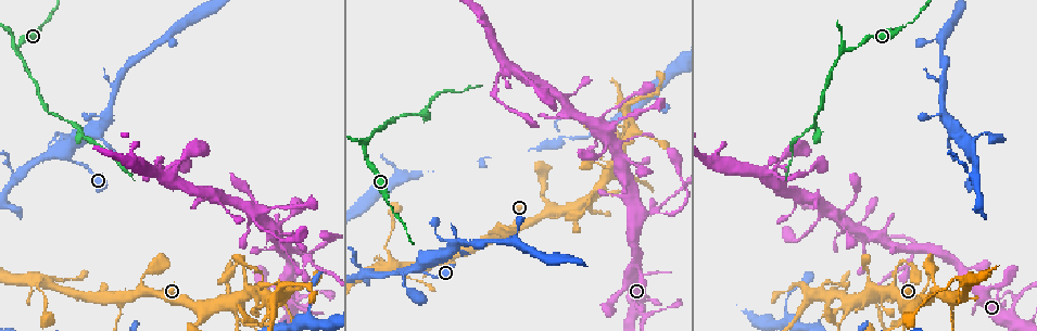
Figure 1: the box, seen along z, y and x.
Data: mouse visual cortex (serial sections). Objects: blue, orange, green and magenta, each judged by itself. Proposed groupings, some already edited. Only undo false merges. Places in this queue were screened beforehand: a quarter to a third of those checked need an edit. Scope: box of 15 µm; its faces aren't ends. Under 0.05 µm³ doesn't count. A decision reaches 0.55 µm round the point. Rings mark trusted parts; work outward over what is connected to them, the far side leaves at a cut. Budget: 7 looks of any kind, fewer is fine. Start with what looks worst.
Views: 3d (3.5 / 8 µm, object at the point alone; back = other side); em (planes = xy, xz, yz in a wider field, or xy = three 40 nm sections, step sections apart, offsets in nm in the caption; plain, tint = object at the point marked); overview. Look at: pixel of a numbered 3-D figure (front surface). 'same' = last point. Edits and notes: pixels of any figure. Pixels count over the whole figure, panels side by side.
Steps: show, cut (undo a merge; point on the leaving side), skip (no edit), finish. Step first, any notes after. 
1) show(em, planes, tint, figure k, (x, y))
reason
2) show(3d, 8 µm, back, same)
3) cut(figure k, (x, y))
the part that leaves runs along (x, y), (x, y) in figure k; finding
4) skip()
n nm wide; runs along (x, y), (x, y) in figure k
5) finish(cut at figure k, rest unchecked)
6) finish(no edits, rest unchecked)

show(3d, 3.5 µm, figure 1, (387, 203))
calibre changes

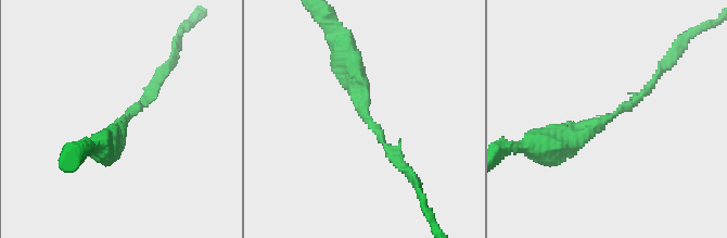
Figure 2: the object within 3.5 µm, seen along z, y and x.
show(em, planes, plain, figure 2, (605, 122))
arms of 100, 400 nm; shape alone is not enough

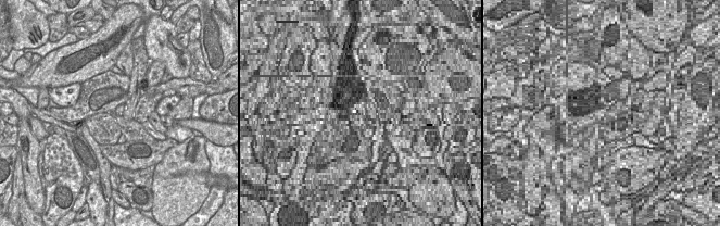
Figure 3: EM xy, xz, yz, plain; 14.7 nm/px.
show(em, planes, tint, same)

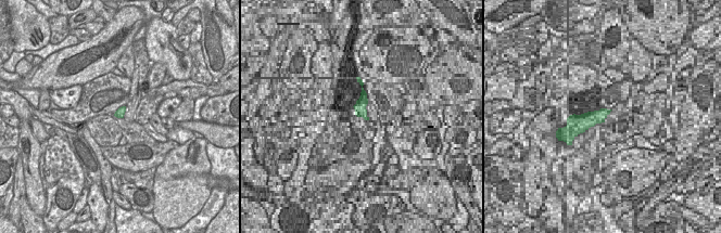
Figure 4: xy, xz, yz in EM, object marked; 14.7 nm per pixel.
skip()
continuous, no second cell

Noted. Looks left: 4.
show(3d, 8 µm, figure 1, (501, 67))

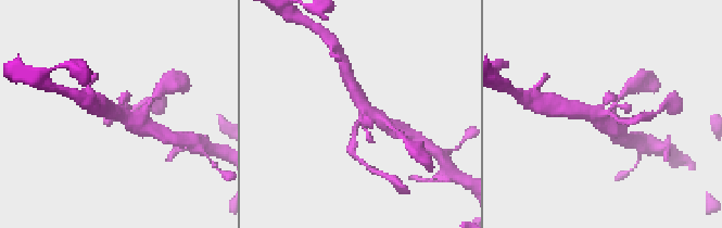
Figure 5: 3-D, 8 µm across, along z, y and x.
show(em, xy, step 1, tint, figure 5, (606, 112))

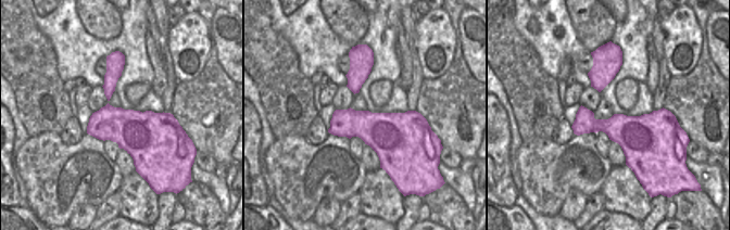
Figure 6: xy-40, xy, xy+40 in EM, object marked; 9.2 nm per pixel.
skip()
runs along (385, 125), (368, 111), (353, 142) in figure 5; continuous, no second cell

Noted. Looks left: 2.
show(3d, 3.5 µm, figure 1, (69, 155))
small branch off a trunk

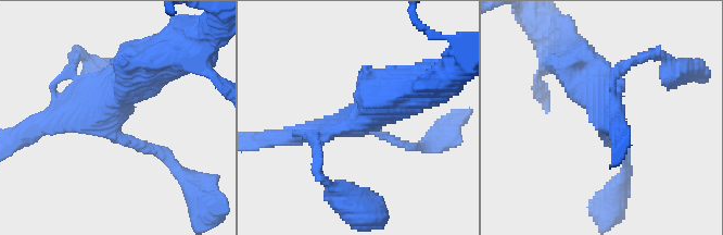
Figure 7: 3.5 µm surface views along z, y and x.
skip()
runs along (626, 157), (576, 63) in figure 7; continuous, no second cell

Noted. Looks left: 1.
finish(no edits, rest unchecked)

